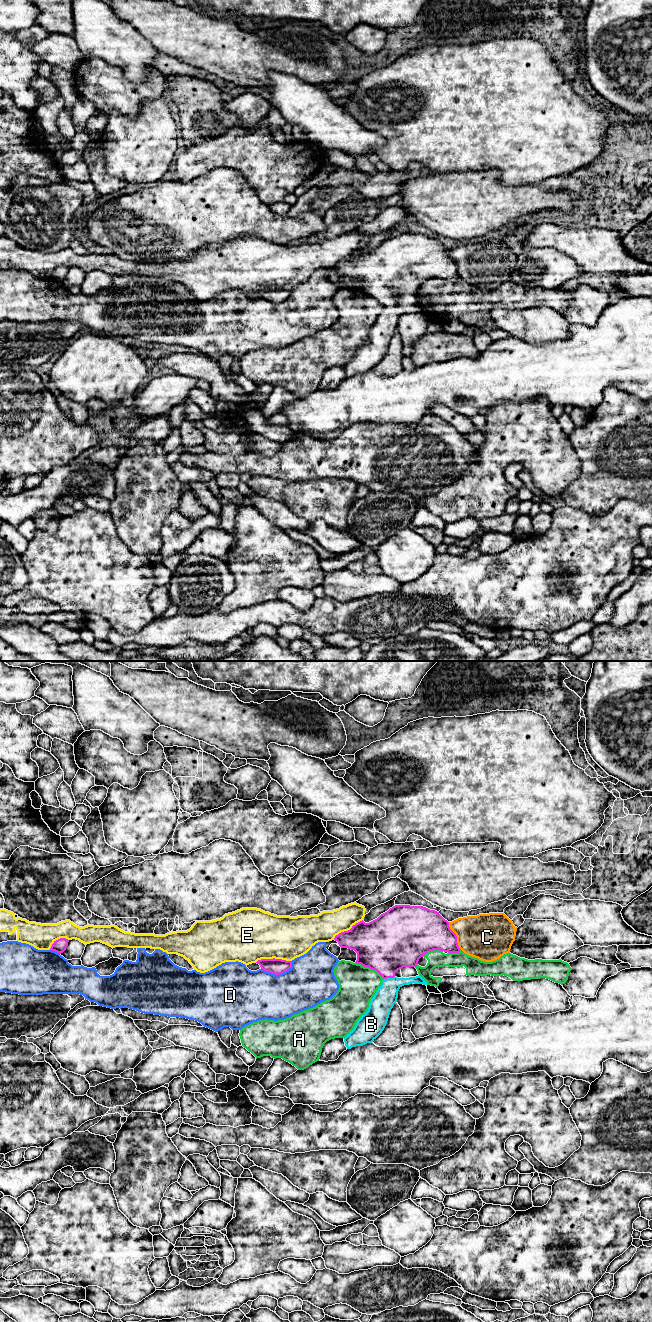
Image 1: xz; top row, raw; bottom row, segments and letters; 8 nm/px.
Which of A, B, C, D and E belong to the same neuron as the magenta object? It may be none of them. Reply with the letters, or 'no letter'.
B

